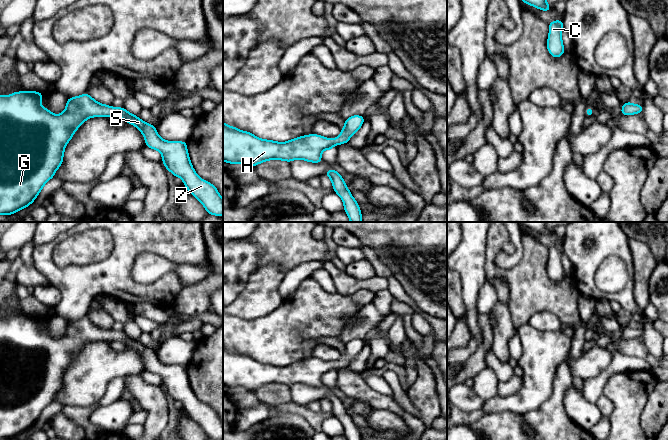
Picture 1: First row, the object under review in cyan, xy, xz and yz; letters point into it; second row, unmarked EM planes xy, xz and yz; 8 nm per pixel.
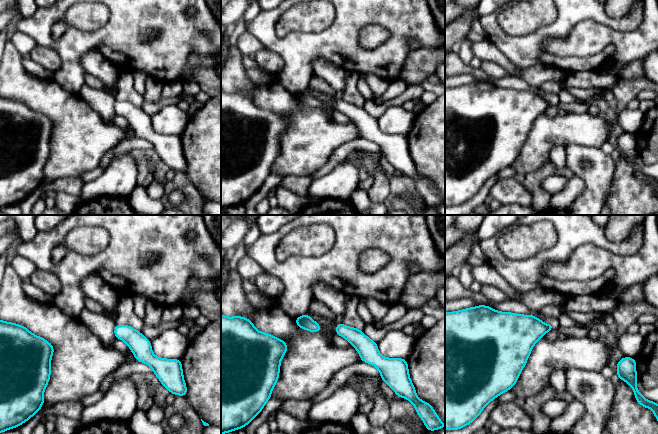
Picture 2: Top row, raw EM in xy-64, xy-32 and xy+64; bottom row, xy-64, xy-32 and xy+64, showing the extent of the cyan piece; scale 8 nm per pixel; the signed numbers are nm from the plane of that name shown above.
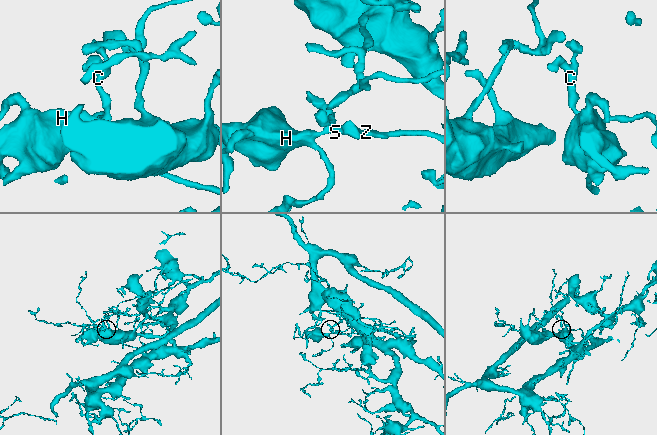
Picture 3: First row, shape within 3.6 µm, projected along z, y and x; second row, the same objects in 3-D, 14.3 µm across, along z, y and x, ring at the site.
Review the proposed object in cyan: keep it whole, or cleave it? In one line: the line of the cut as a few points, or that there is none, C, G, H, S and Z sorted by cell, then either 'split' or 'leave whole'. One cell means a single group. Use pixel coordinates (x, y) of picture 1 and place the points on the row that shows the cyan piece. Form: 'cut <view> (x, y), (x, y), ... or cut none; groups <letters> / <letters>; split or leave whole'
cut none; groups C G H S Z; leave whole

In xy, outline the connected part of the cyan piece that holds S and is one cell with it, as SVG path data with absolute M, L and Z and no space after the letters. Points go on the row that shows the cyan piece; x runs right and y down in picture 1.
M19 91L0 95L0 215L12 215L34 202L43 186L55 176L63 163L64 150L77 129L92 117L120 117L134 125L144 136L145 144L162 154L165 168L183 180L184 186L201 202L209 215L223 216L223 199L217 188L195 172L187 150L187 142L163 140L154 127L123 107L111 107L94 100L87 92L67 98L65 111L59 115L41 106L44 93Z

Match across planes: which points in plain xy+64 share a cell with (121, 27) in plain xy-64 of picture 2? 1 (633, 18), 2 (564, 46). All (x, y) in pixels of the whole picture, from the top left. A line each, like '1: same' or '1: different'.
1: same
2: different

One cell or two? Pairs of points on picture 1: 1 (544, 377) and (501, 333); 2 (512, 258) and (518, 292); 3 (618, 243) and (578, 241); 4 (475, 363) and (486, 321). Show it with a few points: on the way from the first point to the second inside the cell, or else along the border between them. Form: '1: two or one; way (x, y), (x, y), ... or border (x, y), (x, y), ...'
1: two; border (518, 328), (516, 333)
2: two; border (522, 244), (522, 257), (515, 265), (495, 265)
3: one; way (608, 238), (604, 234), (588, 234)
4: one; way (479, 353), (486, 344), (486, 331)

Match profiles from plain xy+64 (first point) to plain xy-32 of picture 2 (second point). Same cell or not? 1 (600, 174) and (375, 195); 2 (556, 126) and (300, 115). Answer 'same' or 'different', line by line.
1: same
2: same

